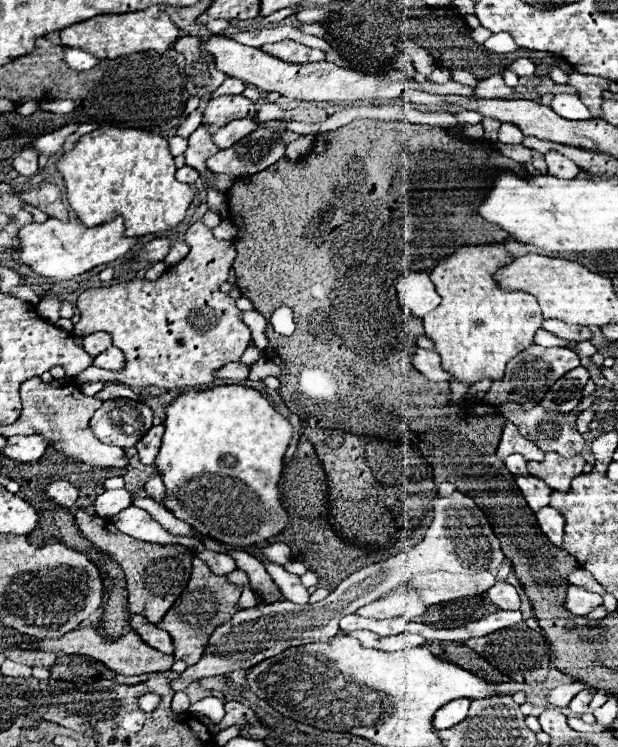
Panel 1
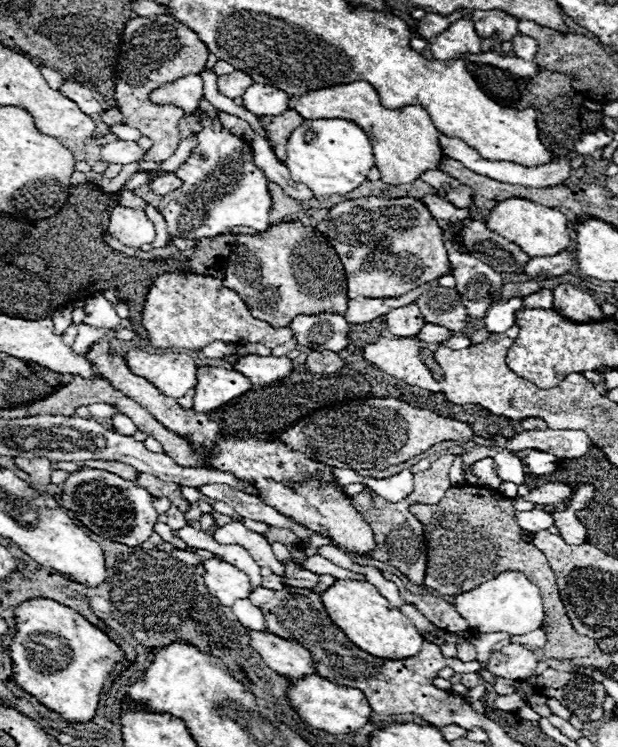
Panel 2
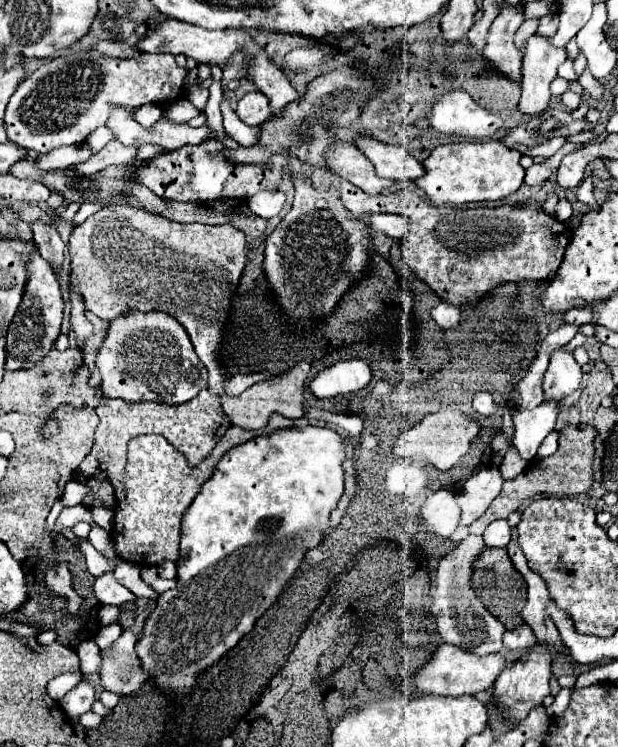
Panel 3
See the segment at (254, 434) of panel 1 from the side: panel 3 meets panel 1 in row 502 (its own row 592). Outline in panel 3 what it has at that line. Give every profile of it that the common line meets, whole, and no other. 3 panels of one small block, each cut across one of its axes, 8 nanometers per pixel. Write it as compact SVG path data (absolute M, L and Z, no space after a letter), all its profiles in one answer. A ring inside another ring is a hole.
M318 426L256 436L222 456L218 468L214 468L214 474L202 486L182 520L178 584L160 594L154 612L146 620L144 634L136 644L144 670L160 688L188 694L196 684L196 676L234 648L276 602L284 584L304 560L304 554L320 544L330 526L330 512L344 494L344 460L344 438L330 428Z

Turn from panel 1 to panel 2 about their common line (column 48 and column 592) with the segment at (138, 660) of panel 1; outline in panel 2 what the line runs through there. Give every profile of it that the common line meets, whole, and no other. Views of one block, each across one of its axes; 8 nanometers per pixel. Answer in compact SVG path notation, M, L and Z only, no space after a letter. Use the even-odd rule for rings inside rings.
M452 486L438 504L412 504L410 512L422 522L428 546L424 586L434 588L444 596L456 596L458 592L468 592L470 588L498 576L498 572L524 572L532 584L538 584L546 608L542 630L548 640L542 646L542 652L550 658L578 658L588 656L598 648L596 640L580 636L572 628L558 594L556 574L548 566L546 556L534 544L520 540L522 528L512 520L514 508L510 498L484 486Z

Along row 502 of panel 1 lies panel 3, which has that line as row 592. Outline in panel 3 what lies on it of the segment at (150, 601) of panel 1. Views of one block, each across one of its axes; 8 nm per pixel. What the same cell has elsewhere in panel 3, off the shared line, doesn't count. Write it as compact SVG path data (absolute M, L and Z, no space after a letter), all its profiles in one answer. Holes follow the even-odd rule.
M60 562L60 564L54 564L54 566L48 568L46 586L52 592L56 592L56 594L60 594L68 600L68 612L70 614L78 614L80 596L76 596L76 592L72 590L72 576L70 576L70 570L68 570L66 562Z

